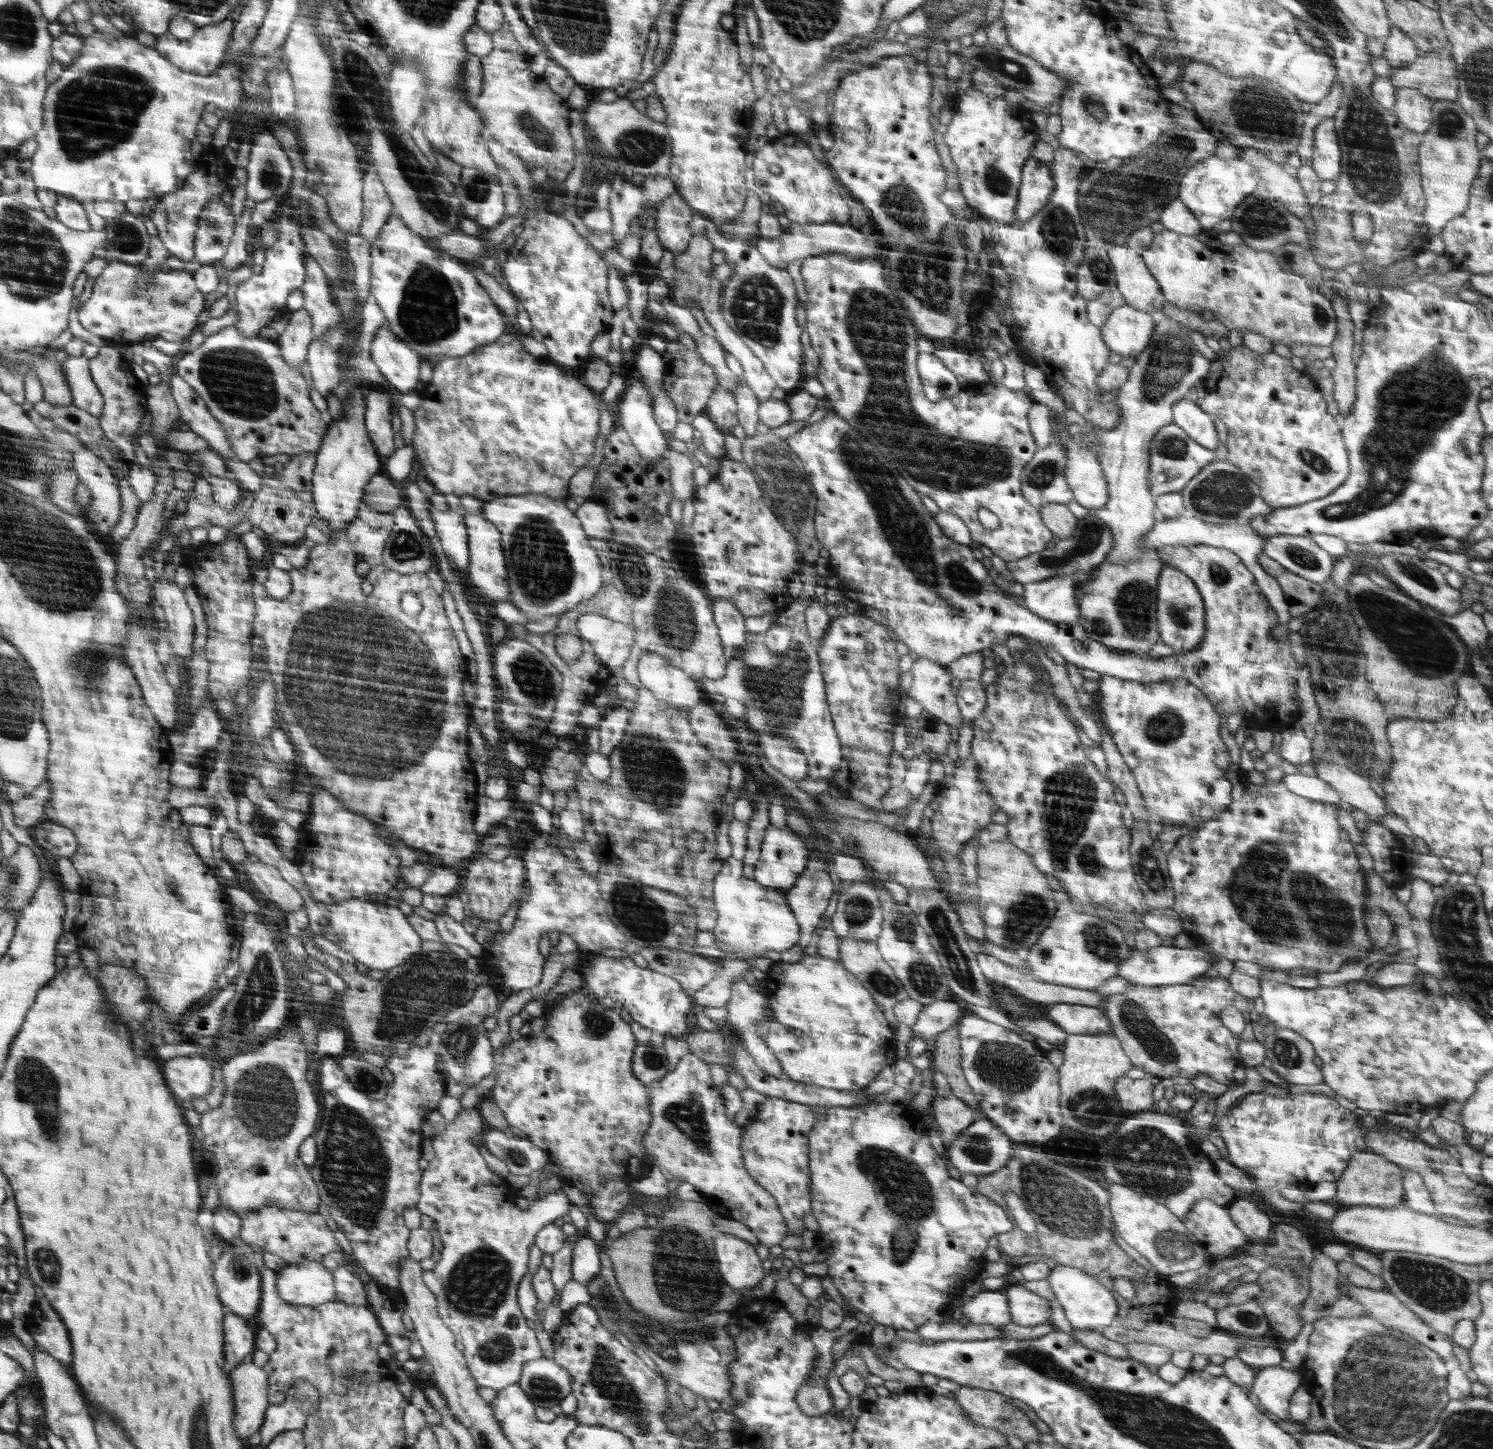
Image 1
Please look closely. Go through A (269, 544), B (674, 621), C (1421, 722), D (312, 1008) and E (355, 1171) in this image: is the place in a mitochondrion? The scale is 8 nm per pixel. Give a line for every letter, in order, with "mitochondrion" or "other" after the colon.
A: other
B: mitochondrion
C: other
D: other
E: mitochondrion

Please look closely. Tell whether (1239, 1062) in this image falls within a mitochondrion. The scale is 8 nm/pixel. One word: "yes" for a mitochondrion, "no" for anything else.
no

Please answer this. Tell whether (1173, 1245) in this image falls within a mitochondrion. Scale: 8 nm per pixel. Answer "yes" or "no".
yes

